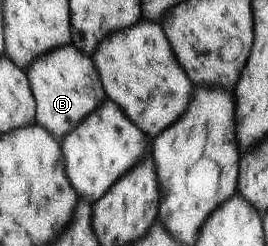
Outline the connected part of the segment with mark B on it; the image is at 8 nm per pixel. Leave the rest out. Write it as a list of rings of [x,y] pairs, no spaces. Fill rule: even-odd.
[[[72,44],[41,55],[29,65],[26,74],[36,101],[36,121],[58,139],[69,135],[87,115],[93,115],[107,97],[93,58]]]

